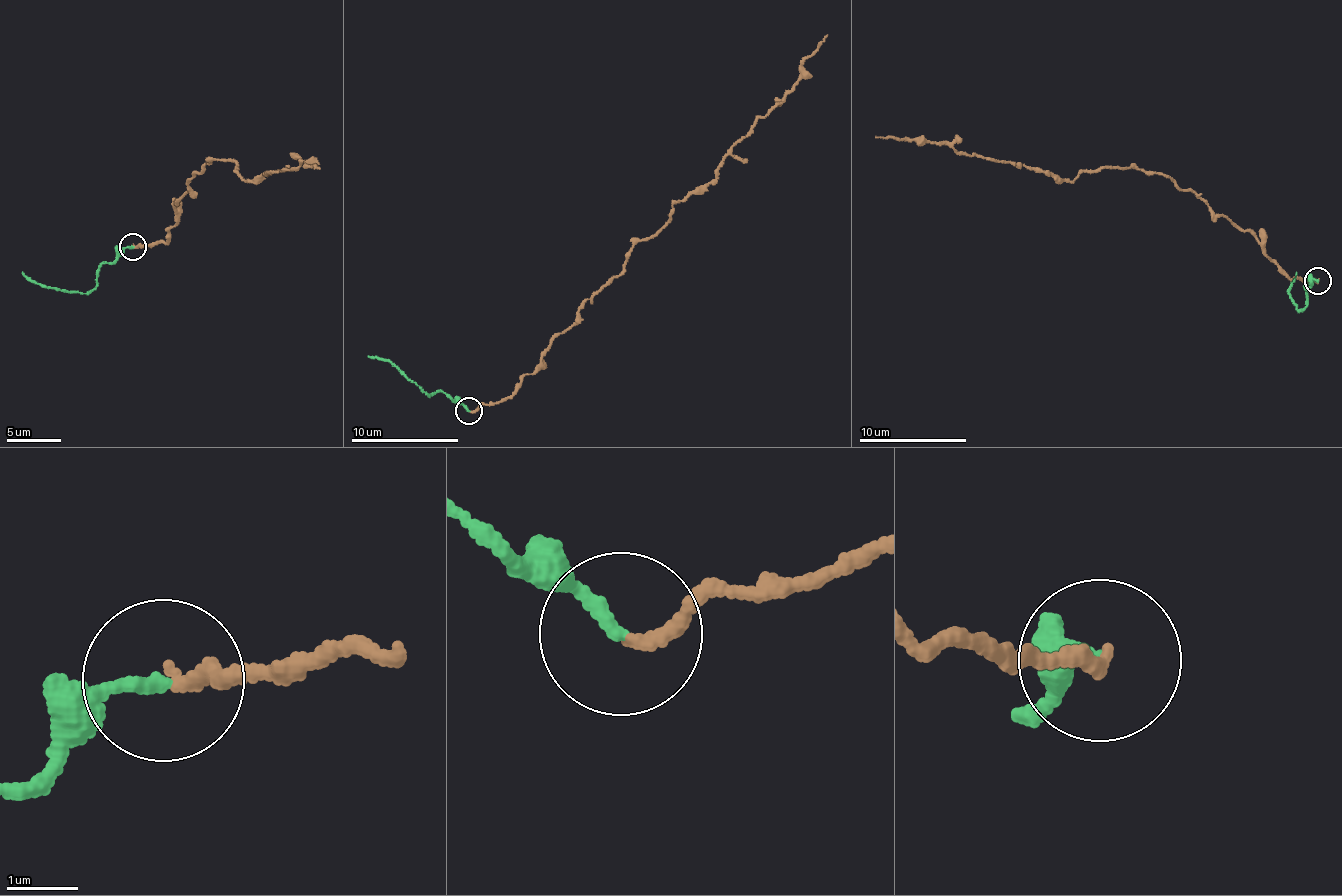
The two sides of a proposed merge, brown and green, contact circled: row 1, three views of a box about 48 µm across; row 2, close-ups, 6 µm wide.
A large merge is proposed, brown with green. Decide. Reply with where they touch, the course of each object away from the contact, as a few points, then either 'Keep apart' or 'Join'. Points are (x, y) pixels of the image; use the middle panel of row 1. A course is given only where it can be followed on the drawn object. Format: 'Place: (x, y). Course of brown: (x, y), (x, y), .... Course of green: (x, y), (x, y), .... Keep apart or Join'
Place: (469, 410). Course of brown: (470, 410), (513, 394), (579, 307), (623, 270), (626, 252), (717, 176), (720, 160), (790, 91), (826, 34). Course of green: (468, 410), (440, 391), (429, 395), (388, 360), (369, 355). Keep apart

